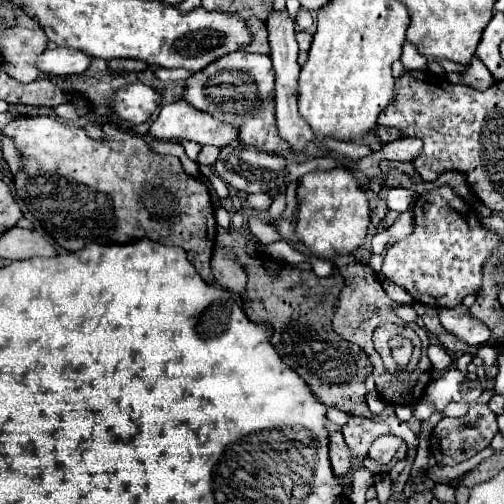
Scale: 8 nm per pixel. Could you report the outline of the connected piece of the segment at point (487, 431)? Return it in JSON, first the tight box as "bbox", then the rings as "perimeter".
{"bbox":[431,403,497,465],"perimeter":[[[473,403],[469,407],[469,413],[453,419],[453,417],[443,417],[437,427],[431,433],[431,453],[435,455],[437,463],[441,465],[457,465],[469,457],[473,457],[475,453],[483,451],[485,447],[489,447],[493,435],[497,433],[497,421],[495,421],[495,413],[487,407],[487,405],[479,405]]]}

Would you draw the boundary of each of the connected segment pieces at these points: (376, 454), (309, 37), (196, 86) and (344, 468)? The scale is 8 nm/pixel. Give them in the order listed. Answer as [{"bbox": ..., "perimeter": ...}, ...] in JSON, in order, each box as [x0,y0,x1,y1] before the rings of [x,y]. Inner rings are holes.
[{"bbox":[369,435,401,463],"perimeter":[[[381,435],[373,441],[371,449],[369,449],[369,457],[379,461],[379,463],[389,463],[397,451],[397,447],[401,445],[401,439],[395,435]]]},{"bbox":[297,31,313,65],"perimeter":[[[297,31],[297,43],[299,43],[299,63],[303,65],[307,61],[307,51],[311,47],[313,41],[313,33],[307,31]]]},{"bbox":[183,51,291,153],"perimeter":[[[235,51],[209,63],[205,69],[185,79],[183,101],[191,107],[217,117],[221,123],[229,123],[239,129],[241,147],[257,147],[269,153],[291,153],[291,145],[277,133],[275,109],[273,109],[273,67],[267,55]]]},{"bbox":[329,431,351,477],"perimeter":[[[331,431],[331,435],[329,435],[329,461],[331,461],[335,475],[339,475],[339,477],[349,475],[351,451],[347,449],[343,435],[339,431]]]}]

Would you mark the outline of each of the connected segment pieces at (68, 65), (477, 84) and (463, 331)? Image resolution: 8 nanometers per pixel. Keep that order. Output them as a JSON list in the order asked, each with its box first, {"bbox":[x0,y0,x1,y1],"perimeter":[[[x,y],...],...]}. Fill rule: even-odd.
[{"bbox":[35,49,91,75],"perimeter":[[[45,49],[37,61],[35,67],[43,71],[45,75],[79,75],[89,67],[91,57],[77,51],[77,49]]]},{"bbox":[447,57,493,91],"perimeter":[[[473,57],[471,67],[465,73],[447,73],[447,79],[451,83],[461,83],[461,85],[473,87],[477,91],[485,91],[493,83],[493,75],[477,57]]]},{"bbox":[445,315,491,345],"perimeter":[[[449,315],[445,329],[467,345],[483,345],[491,337],[489,327],[471,315]]]}]

